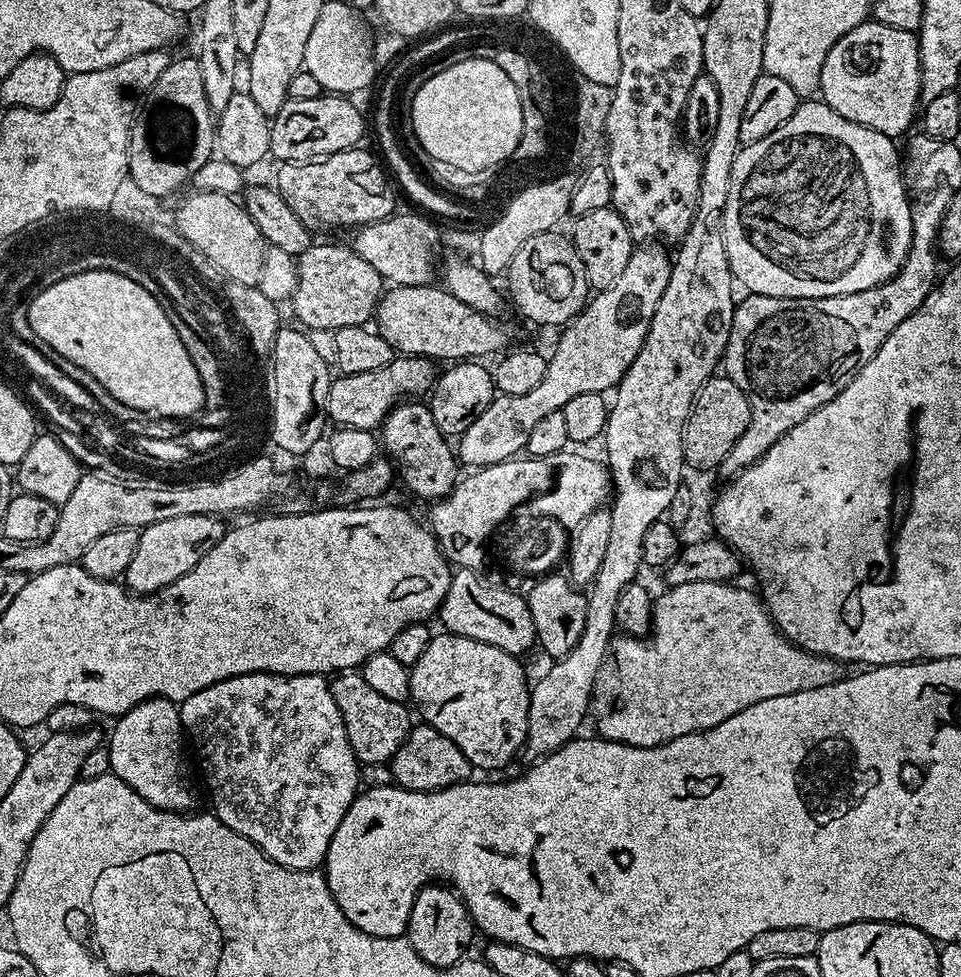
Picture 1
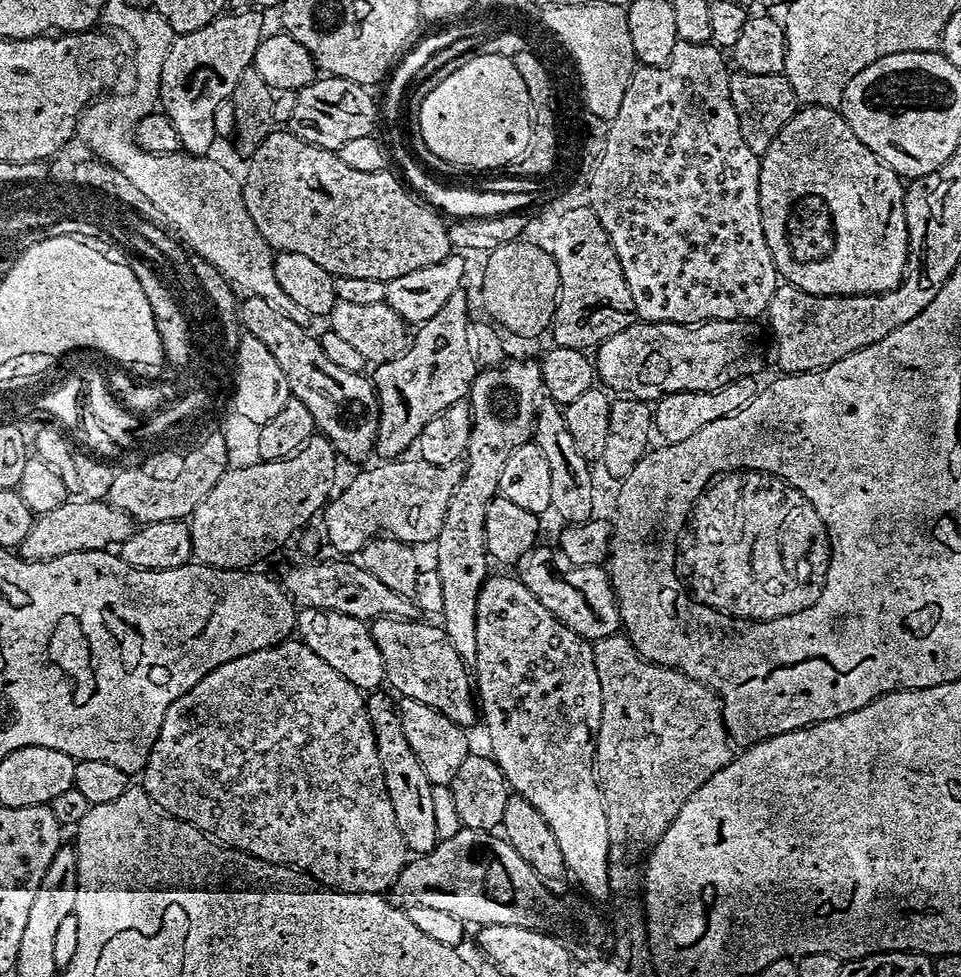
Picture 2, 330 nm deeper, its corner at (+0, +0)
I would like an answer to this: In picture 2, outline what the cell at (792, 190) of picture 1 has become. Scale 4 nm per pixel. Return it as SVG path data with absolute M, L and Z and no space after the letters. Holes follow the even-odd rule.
M804 106L782 126L778 138L760 156L760 209L762 230L766 234L766 246L774 258L777 273L795 288L801 288L815 296L870 296L878 292L893 292L904 279L908 267L908 234L906 214L903 212L905 185L901 177L889 165L881 162L850 130L850 126L834 108Z

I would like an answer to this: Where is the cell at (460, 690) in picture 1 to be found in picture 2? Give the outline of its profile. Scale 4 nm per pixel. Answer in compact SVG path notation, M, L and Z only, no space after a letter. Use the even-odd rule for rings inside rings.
M382 616L371 621L372 637L374 642L378 642L378 650L382 650L387 683L392 683L401 697L409 696L418 702L426 702L426 706L434 706L455 724L469 726L476 720L469 665L460 657L458 650L454 650L443 627L436 625L435 628L432 624L435 623L423 619L401 620L394 616Z

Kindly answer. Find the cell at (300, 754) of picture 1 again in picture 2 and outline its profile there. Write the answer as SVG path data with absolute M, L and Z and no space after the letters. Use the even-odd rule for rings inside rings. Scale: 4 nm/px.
M289 638L282 644L275 644L272 648L266 650L258 650L254 654L246 654L242 658L234 658L230 662L226 662L222 666L218 666L210 674L206 674L206 678L202 678L202 682L198 682L186 694L182 694L182 698L178 698L170 706L170 710L166 710L166 718L162 722L162 730L158 730L158 738L154 742L154 746L148 755L148 761L142 773L142 787L147 792L148 797L156 804L157 809L168 813L170 816L177 816L180 820L185 820L193 824L195 828L201 828L202 831L208 833L209 836L215 838L219 843L233 848L239 848L242 852L248 852L251 856L257 856L260 860L271 860L274 864L287 864L295 866L302 872L307 872L313 880L324 886L331 886L342 892L379 892L385 891L384 887L391 882L392 879L399 877L403 871L404 865L410 859L410 851L407 842L404 841L403 834L398 828L398 822L394 818L394 806L390 806L390 794L386 790L386 782L382 774L382 766L378 758L378 750L374 742L374 734L372 733L372 723L368 717L365 697L360 689L355 688L350 682L346 682L346 678L342 678L342 674L338 674L338 670L333 670L327 662L322 662L322 658L318 658L318 654L314 654L314 650L310 650L299 639Z

